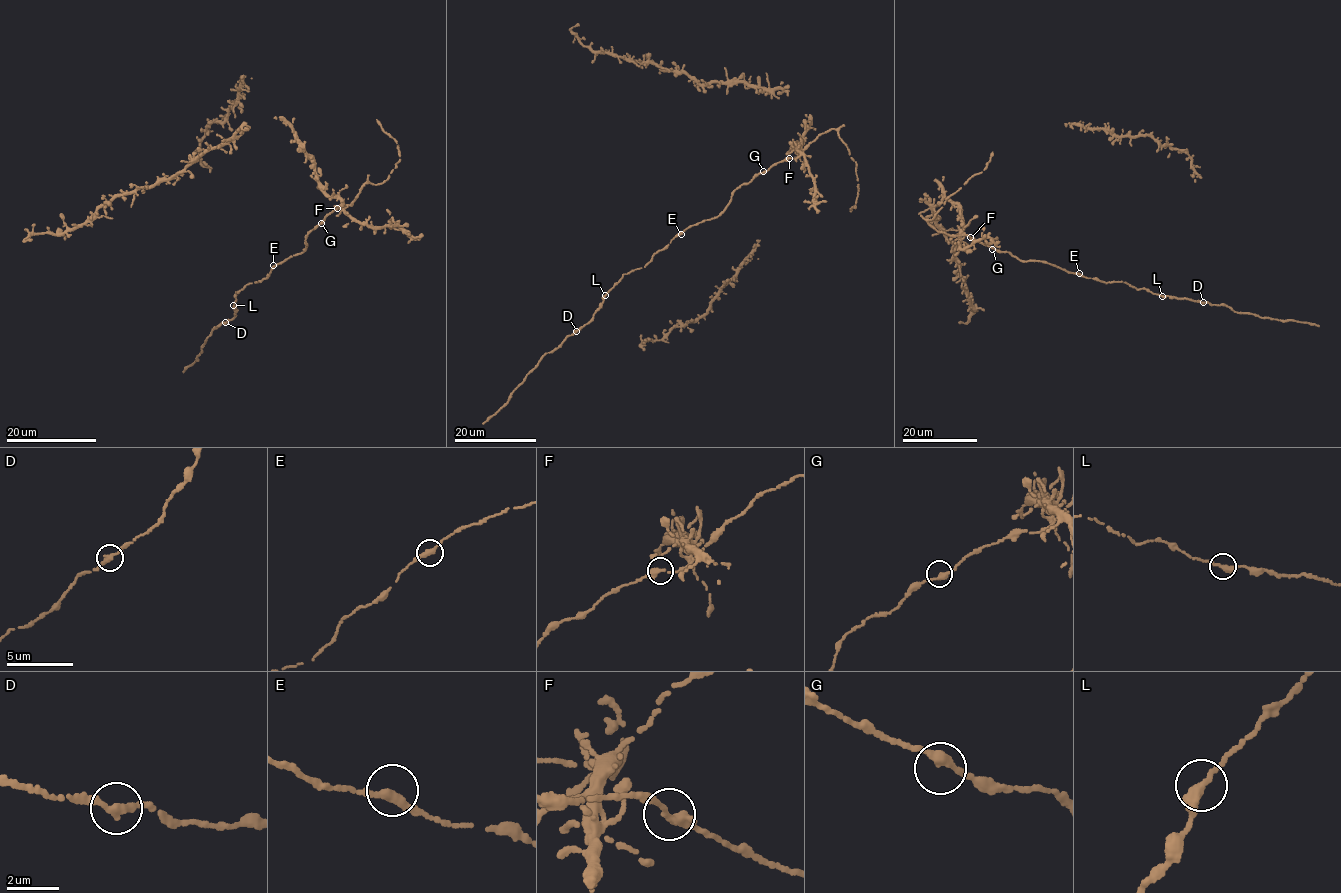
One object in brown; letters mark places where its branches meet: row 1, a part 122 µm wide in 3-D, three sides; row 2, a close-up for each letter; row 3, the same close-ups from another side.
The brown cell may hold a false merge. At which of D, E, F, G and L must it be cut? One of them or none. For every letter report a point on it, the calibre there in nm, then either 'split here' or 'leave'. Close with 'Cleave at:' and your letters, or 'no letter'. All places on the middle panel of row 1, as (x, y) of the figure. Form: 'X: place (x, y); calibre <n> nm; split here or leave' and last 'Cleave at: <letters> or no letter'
D: place (576, 331); calibre 320 nm; leave
E: place (681, 234); calibre 300 nm; leave
F: place (789, 158); calibre 320 nm; leave
G: place (763, 171); calibre 320 nm; leave
L: place (605, 295); calibre 320 nm; leave
Cleave at: no letter

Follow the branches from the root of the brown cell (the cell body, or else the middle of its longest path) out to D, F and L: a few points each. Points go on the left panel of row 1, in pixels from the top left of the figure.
D: (306, 246), (302, 253), (273, 266), (266, 278), (239, 290), (234, 302), (234, 317), (226, 323)
F: (306, 246), (307, 235), (337, 208)
L: (306, 246), (302, 253), (273, 266), (266, 278), (245, 284), (236, 293), (233, 305)

